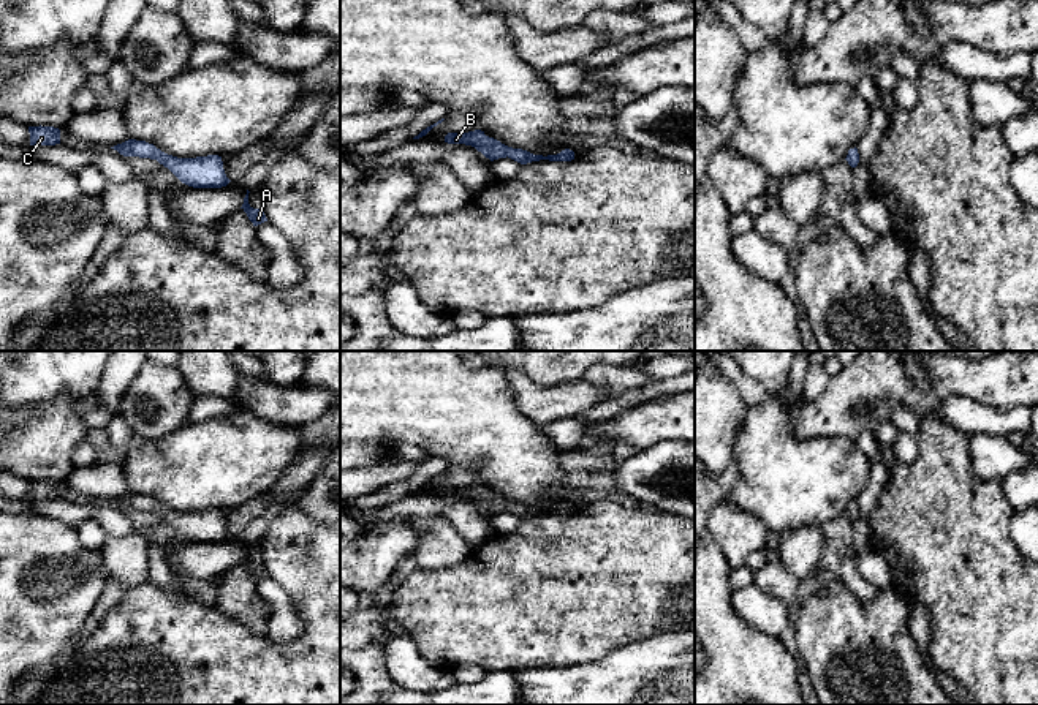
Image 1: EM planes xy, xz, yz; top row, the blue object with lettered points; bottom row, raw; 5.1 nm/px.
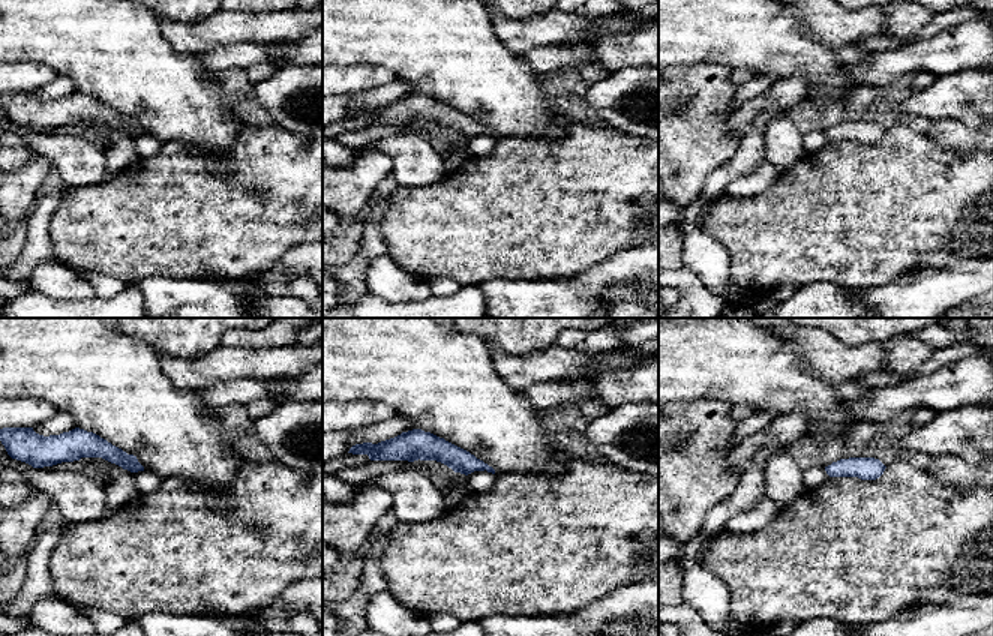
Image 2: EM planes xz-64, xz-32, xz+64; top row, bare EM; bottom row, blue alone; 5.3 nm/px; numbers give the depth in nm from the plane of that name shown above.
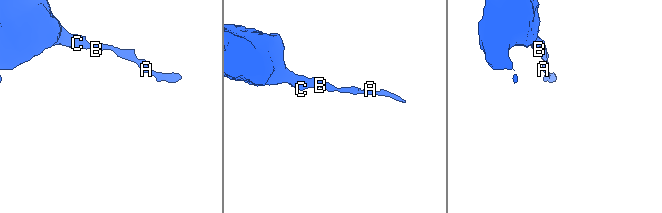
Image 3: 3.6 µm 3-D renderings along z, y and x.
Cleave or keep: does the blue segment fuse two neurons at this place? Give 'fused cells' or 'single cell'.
single cell

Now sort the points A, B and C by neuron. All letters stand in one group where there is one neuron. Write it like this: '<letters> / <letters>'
A B C

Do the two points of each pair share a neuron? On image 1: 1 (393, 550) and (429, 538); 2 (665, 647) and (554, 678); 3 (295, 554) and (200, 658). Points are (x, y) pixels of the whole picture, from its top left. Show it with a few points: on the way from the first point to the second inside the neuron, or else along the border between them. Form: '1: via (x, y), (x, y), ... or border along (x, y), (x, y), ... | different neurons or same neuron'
1: border along (407, 517), (416, 531), (416, 547) | different neurons
2: via (638, 664), (621, 677), (581, 677) | same neuron
3: via (314, 603), (314, 634), (290, 658), (249, 658) | same neuron

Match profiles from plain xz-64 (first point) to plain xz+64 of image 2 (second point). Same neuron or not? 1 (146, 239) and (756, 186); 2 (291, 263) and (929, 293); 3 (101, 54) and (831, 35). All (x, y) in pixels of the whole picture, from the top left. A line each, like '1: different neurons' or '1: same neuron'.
1: different neurons
2: same neuron
3: different neurons

